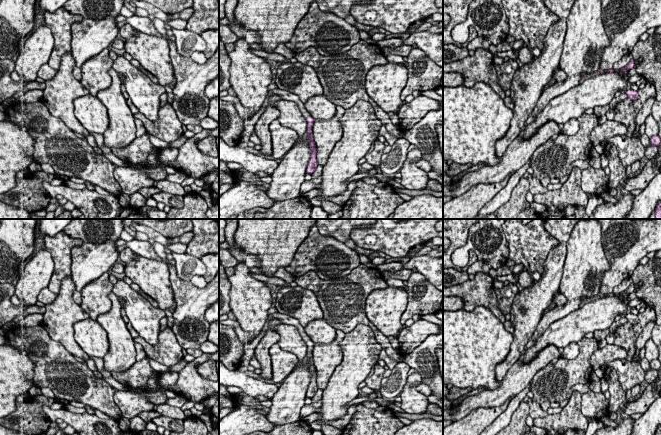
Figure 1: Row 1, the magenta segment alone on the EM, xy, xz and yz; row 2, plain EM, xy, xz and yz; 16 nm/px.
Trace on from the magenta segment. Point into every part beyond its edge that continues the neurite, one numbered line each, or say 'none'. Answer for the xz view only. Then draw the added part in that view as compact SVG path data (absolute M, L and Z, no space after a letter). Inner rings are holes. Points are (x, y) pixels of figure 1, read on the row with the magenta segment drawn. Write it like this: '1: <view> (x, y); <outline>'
1: xz (249, 125); M278 87L274 88L273 90L270 90L268 92L266 99L265 99L263 105L261 106L259 112L256 113L250 120L247 119L245 121L244 130L241 134L240 143L247 143L249 141L251 134L254 132L254 126L255 126L256 122L258 121L260 116L264 113L264 111L268 105L268 99L273 94L280 96L281 99L288 100L288 101L294 101L298 105L304 118L307 118L308 116L310 116L310 114L308 113L308 111L306 110L306 108L304 106L304 103L301 102L301 100L299 99L299 97L297 95L290 93L288 91L285 91L285 90L281 90Z

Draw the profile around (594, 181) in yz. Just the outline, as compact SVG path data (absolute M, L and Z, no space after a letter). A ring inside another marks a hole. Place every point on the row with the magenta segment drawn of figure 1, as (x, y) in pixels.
M592 167L582 170L581 189L587 194L595 194L600 197L607 192L609 187L609 175L603 169Z

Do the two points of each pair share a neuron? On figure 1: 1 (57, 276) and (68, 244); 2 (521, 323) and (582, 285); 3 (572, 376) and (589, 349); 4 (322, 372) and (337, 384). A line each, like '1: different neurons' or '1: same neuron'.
1: same neuron
2: different neurons
3: same neuron
4: different neurons

